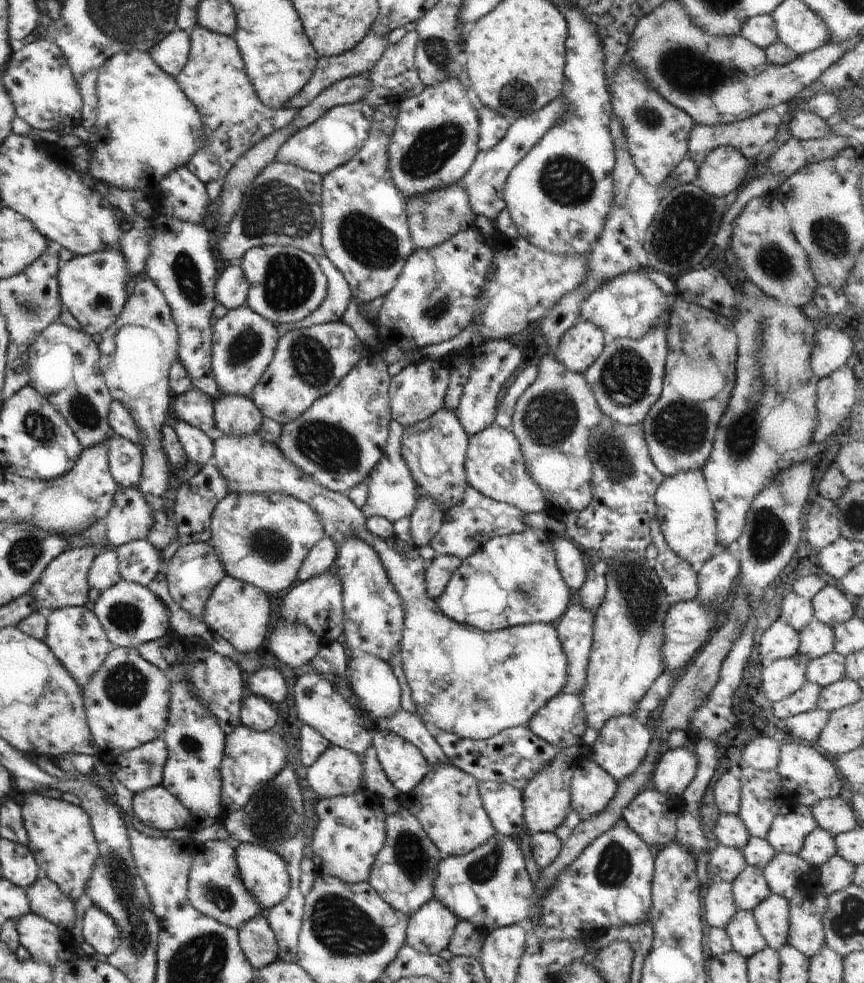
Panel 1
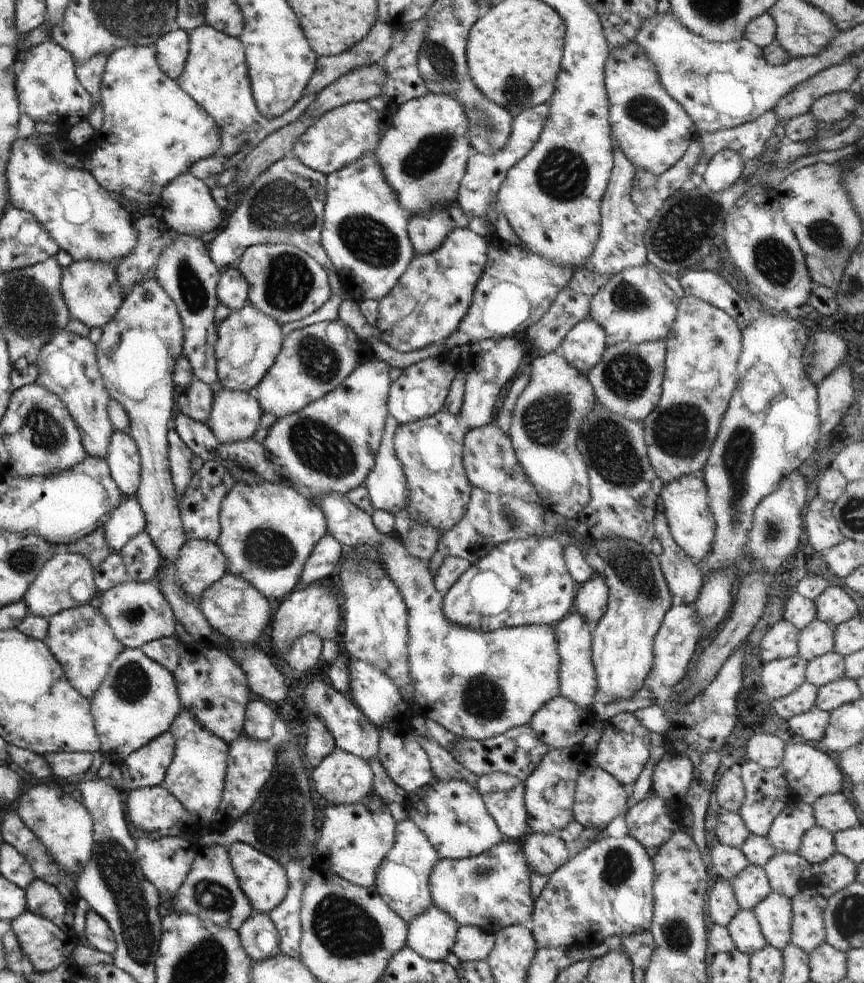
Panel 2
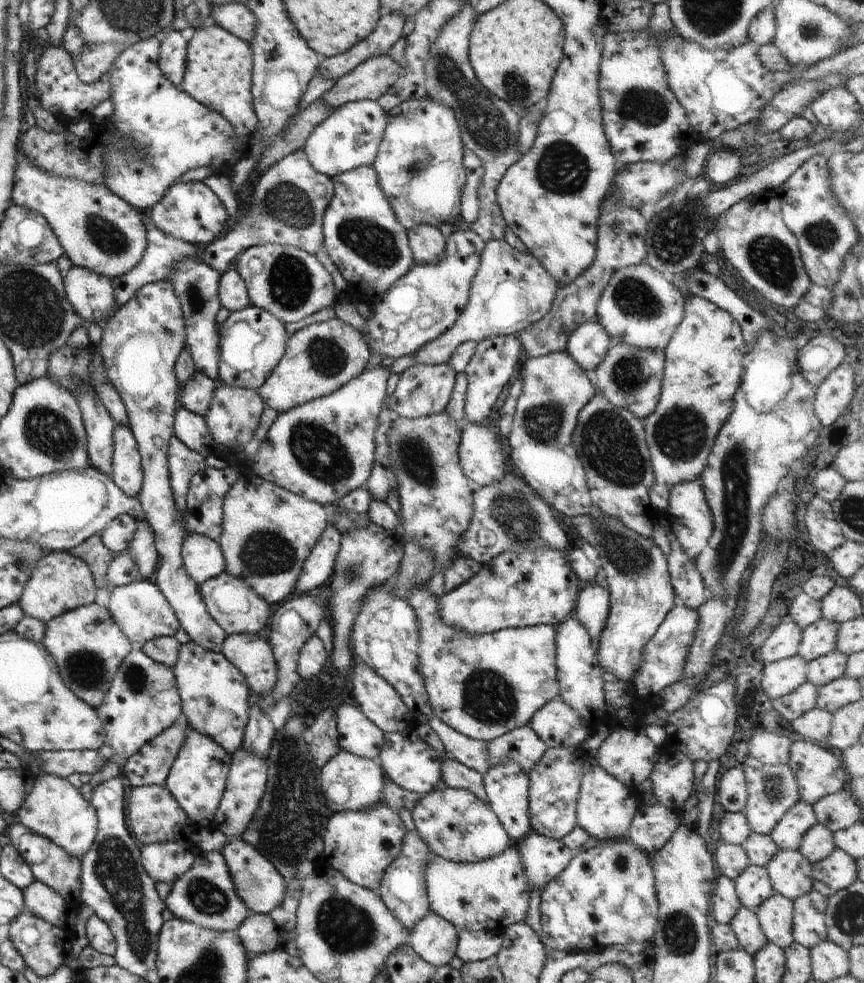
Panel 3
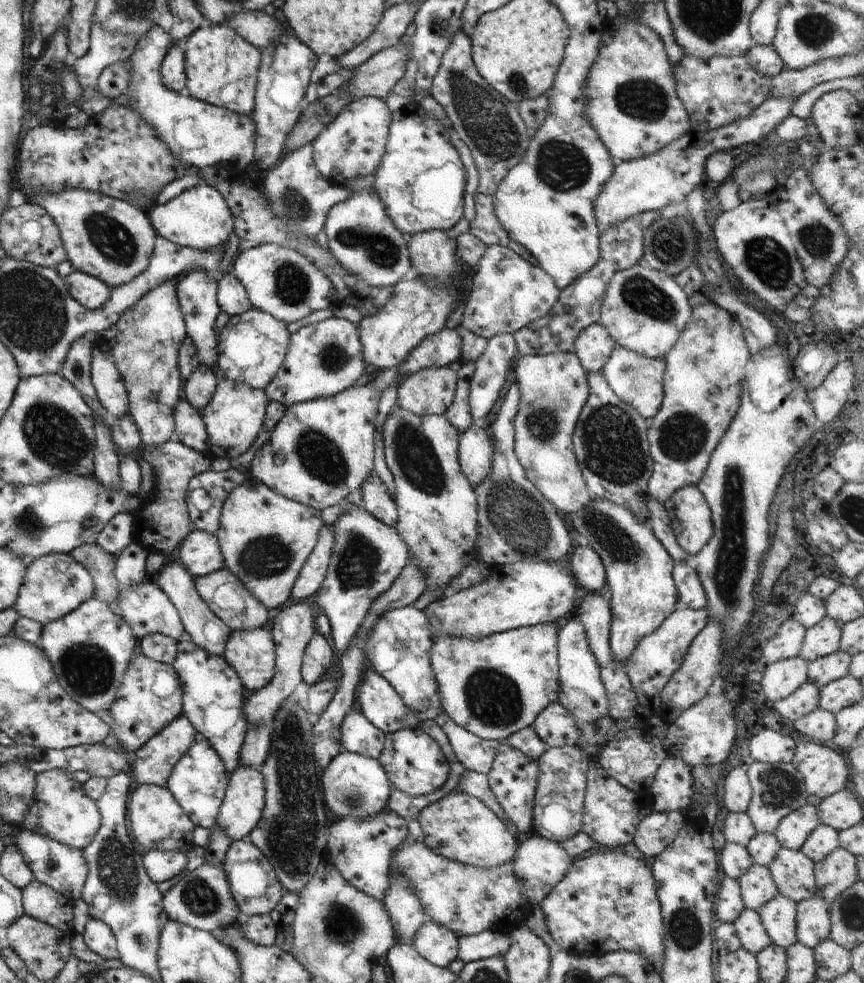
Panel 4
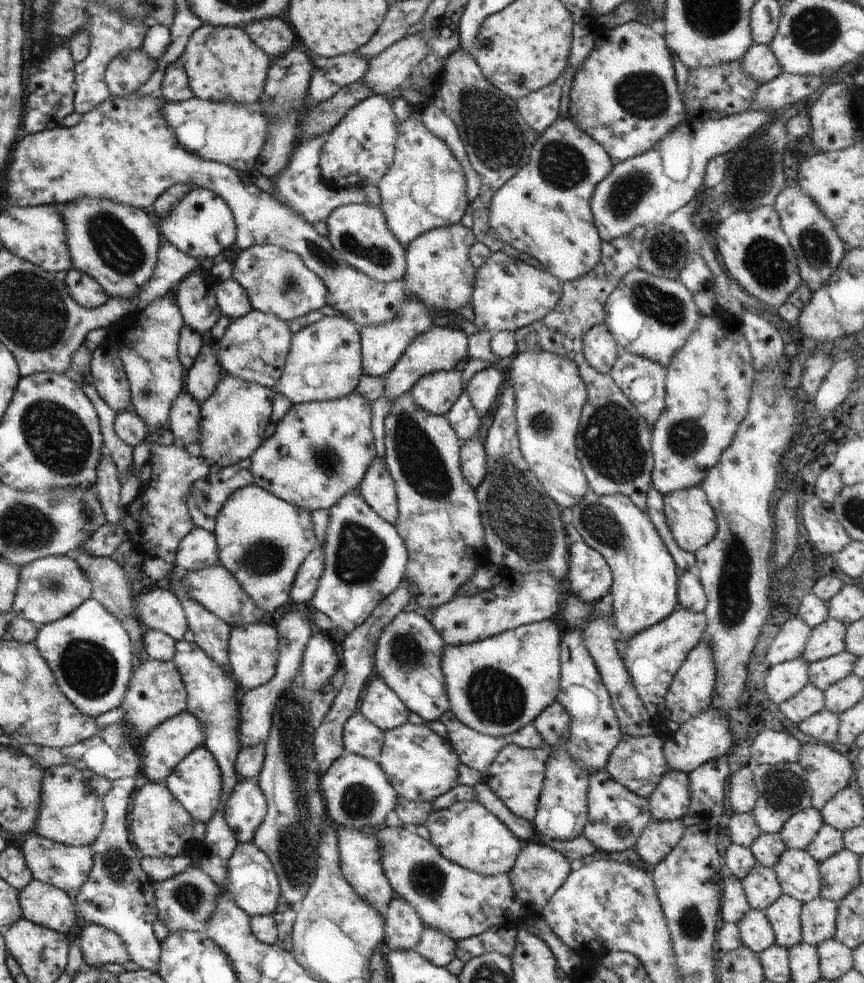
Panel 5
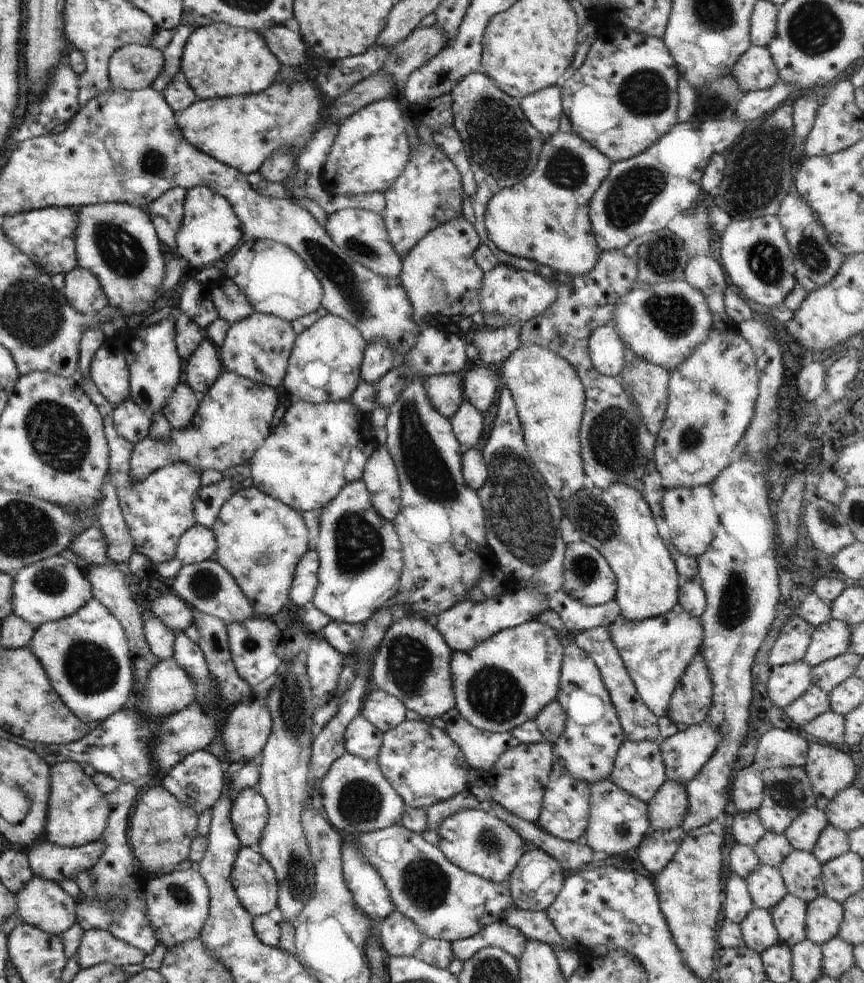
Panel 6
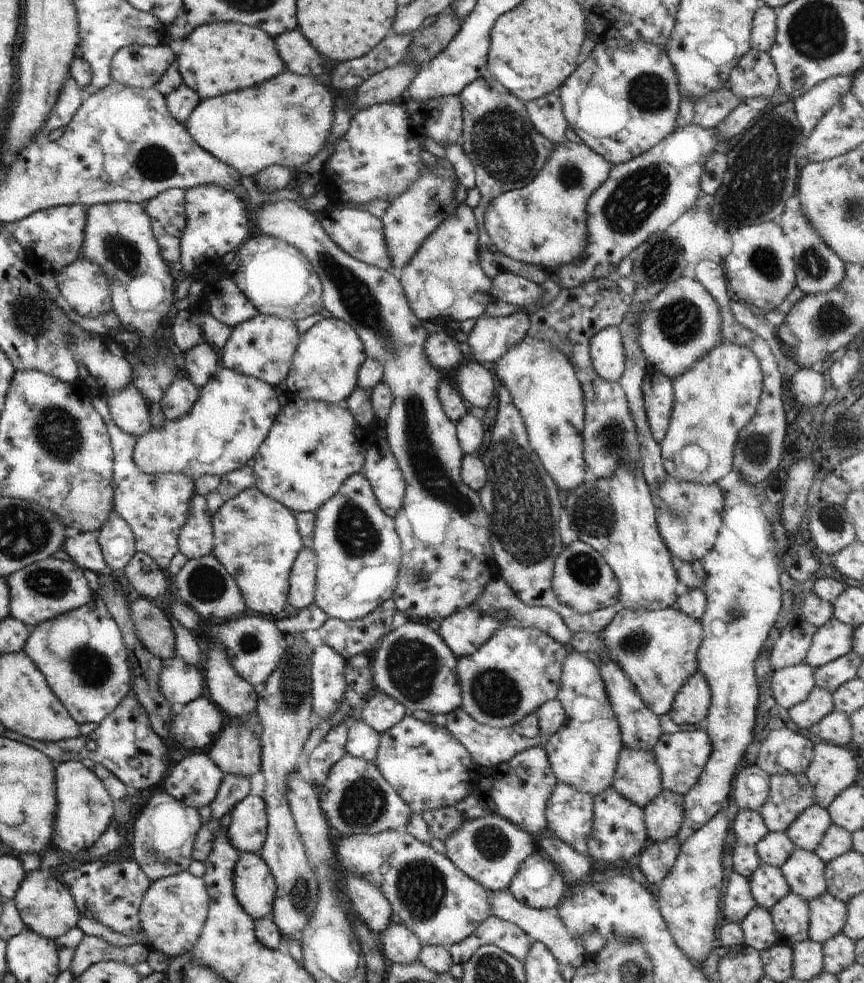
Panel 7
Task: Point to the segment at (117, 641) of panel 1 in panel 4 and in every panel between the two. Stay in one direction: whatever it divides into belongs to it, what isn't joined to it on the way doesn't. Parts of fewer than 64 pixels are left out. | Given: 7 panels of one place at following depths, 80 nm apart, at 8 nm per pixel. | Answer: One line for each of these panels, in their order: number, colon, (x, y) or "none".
2: (138, 613)
3: (140, 610)
4: (145, 608)

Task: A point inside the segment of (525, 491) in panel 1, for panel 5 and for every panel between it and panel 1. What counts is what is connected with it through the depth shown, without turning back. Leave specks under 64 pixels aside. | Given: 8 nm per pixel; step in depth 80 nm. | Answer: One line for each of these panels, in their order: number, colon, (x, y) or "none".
2: (489, 460)
3: (484, 455)
4: (476, 448)
5: (473, 460)

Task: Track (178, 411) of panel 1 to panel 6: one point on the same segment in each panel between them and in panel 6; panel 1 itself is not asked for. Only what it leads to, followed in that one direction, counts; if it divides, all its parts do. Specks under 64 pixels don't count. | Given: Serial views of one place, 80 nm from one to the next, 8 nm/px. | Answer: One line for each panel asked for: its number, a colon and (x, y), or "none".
2: (195, 401)
3: (196, 395)
4: (198, 389)
5: (200, 381)
6: (201, 370)

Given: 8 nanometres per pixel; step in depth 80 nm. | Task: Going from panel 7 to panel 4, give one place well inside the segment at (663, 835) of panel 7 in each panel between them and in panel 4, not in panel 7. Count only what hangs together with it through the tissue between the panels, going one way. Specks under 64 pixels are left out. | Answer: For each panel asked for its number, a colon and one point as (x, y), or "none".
4: (672, 790)
5: (671, 798)
6: (669, 806)

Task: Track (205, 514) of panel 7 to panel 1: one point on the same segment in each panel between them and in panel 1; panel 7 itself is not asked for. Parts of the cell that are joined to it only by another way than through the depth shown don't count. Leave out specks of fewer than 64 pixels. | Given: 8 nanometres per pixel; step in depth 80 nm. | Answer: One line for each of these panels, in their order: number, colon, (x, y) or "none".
1: (194, 571)
2: (200, 563)
3: (202, 559)
4: (199, 551)
5: (198, 549)
6: (198, 544)

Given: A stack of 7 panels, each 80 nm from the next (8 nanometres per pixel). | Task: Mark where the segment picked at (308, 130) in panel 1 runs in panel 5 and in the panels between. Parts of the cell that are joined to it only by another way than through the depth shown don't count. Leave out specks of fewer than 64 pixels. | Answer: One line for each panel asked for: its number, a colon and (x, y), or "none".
2: (342, 135)
3: (350, 137)
4: (352, 145)
5: (357, 152)

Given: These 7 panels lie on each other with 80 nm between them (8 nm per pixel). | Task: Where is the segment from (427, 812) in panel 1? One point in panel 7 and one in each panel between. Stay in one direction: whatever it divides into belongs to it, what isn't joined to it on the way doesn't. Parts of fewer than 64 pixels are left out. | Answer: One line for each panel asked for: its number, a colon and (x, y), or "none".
2: (451, 813)
3: (456, 825)
4: (459, 827)
5: (466, 833)
6: (474, 840)
7: (490, 849)

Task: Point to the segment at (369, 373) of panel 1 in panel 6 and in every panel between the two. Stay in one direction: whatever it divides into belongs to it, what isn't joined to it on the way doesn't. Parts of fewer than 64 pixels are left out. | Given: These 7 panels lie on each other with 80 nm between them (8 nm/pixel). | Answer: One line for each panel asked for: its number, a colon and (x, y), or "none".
2: (330, 446)
3: (322, 450)
4: (321, 451)
5: (320, 450)
6: (318, 448)

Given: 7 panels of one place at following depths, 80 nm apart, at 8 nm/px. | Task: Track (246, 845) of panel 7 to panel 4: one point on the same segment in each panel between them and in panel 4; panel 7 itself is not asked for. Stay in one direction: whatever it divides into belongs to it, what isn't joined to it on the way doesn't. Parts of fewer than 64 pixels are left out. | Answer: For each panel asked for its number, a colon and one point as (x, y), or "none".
4: (244, 800)
5: (246, 806)
6: (249, 813)

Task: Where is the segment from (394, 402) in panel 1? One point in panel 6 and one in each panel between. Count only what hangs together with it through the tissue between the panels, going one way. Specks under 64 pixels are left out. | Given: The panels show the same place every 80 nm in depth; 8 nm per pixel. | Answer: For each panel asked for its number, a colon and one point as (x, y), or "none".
2: (420, 392)
3: (424, 389)
4: (430, 391)
5: (436, 393)
6: (445, 391)

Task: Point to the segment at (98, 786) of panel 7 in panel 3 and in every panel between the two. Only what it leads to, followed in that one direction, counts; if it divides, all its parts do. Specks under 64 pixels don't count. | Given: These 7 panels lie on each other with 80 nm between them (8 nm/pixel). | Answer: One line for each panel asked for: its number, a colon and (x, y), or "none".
3: (54, 809)
4: (60, 809)
5: (70, 813)
6: (77, 814)

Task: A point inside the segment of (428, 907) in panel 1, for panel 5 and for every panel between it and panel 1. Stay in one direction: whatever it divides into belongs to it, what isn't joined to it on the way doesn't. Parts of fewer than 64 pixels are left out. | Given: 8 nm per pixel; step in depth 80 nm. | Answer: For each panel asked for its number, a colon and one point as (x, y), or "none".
2: (431, 935)
3: (434, 939)
4: (437, 944)
5: (439, 949)

